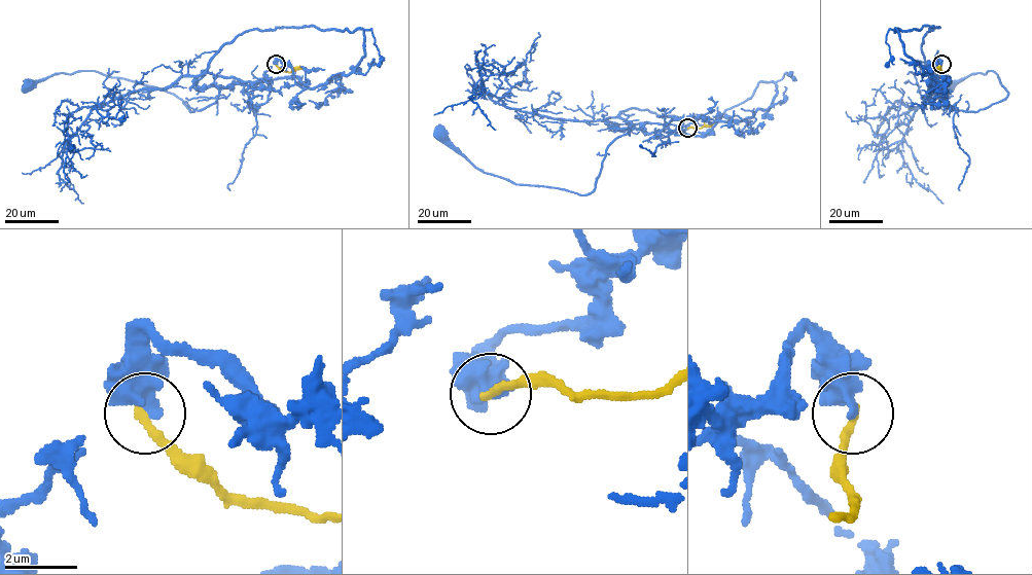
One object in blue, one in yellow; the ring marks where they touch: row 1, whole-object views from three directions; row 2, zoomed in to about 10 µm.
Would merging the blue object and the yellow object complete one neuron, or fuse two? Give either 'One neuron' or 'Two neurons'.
Two neurons

